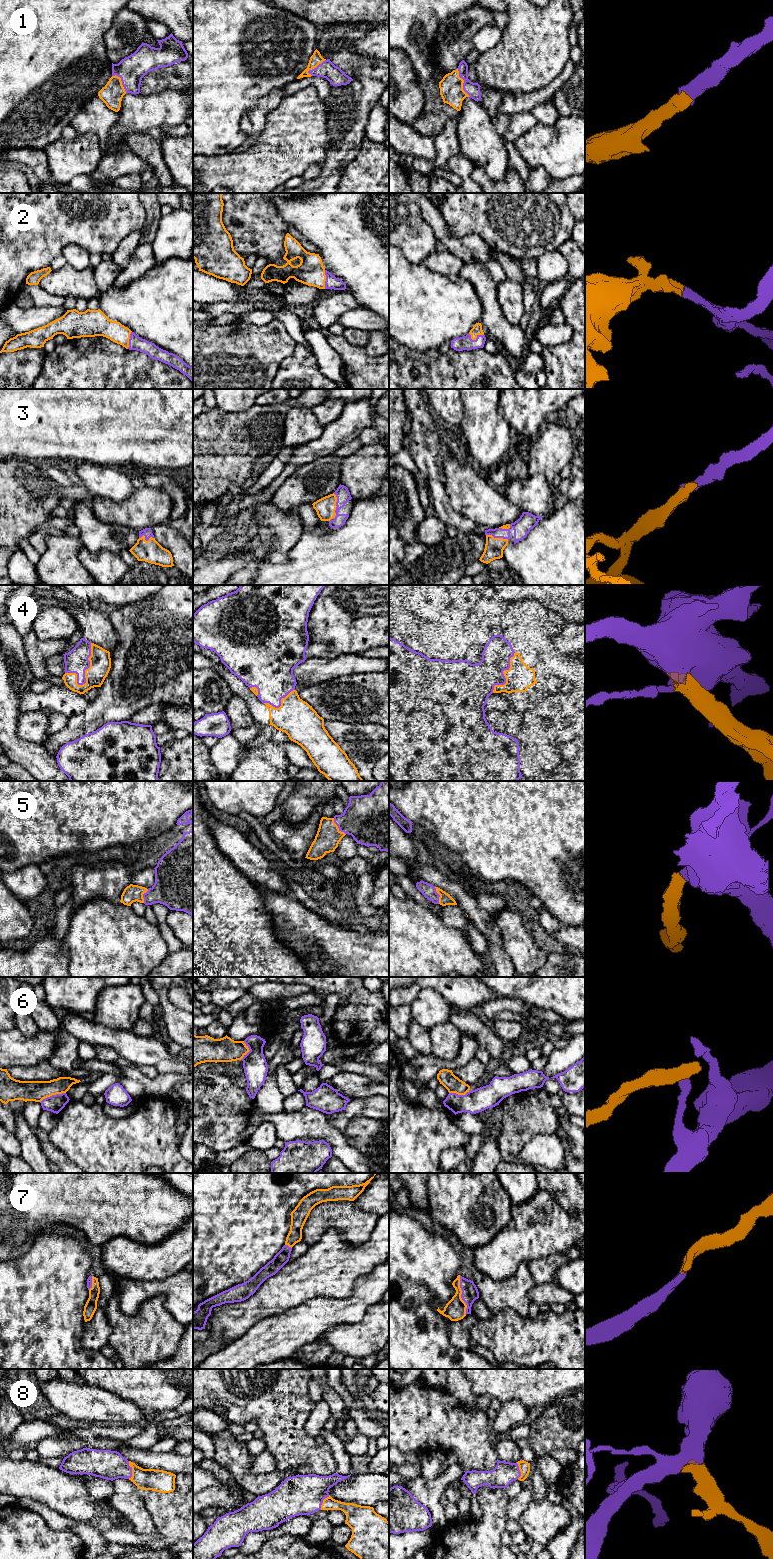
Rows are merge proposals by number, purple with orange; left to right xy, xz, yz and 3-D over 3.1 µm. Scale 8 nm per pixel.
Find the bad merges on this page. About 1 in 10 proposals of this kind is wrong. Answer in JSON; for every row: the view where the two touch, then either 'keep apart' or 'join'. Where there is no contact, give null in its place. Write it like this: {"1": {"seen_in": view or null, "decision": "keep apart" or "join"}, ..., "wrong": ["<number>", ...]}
{"1": {"seen_in": "yz", "decision": "join"}, "2": {"seen_in": "yz", "decision": "join"}, "3": {"seen_in": "xz", "decision": "join"}, "4": {"seen_in": "xy", "decision": "join"}, "5": {"seen_in": "xz", "decision": "join"}, "6": {"seen_in": "xy", "decision": "keep apart"}, "7": {"seen_in": "yz", "decision": "join"}, "8": {"seen_in": "xy", "decision": "join"}, "wrong": ["6"]}

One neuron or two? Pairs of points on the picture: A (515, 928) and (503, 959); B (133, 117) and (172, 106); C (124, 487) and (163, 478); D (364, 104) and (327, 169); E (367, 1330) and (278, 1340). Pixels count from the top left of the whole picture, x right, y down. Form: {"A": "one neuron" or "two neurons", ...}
{"A": "two neurons", "B": "one neuron", "C": "two neurons", "D": "one neuron", "E": "two neurons"}

